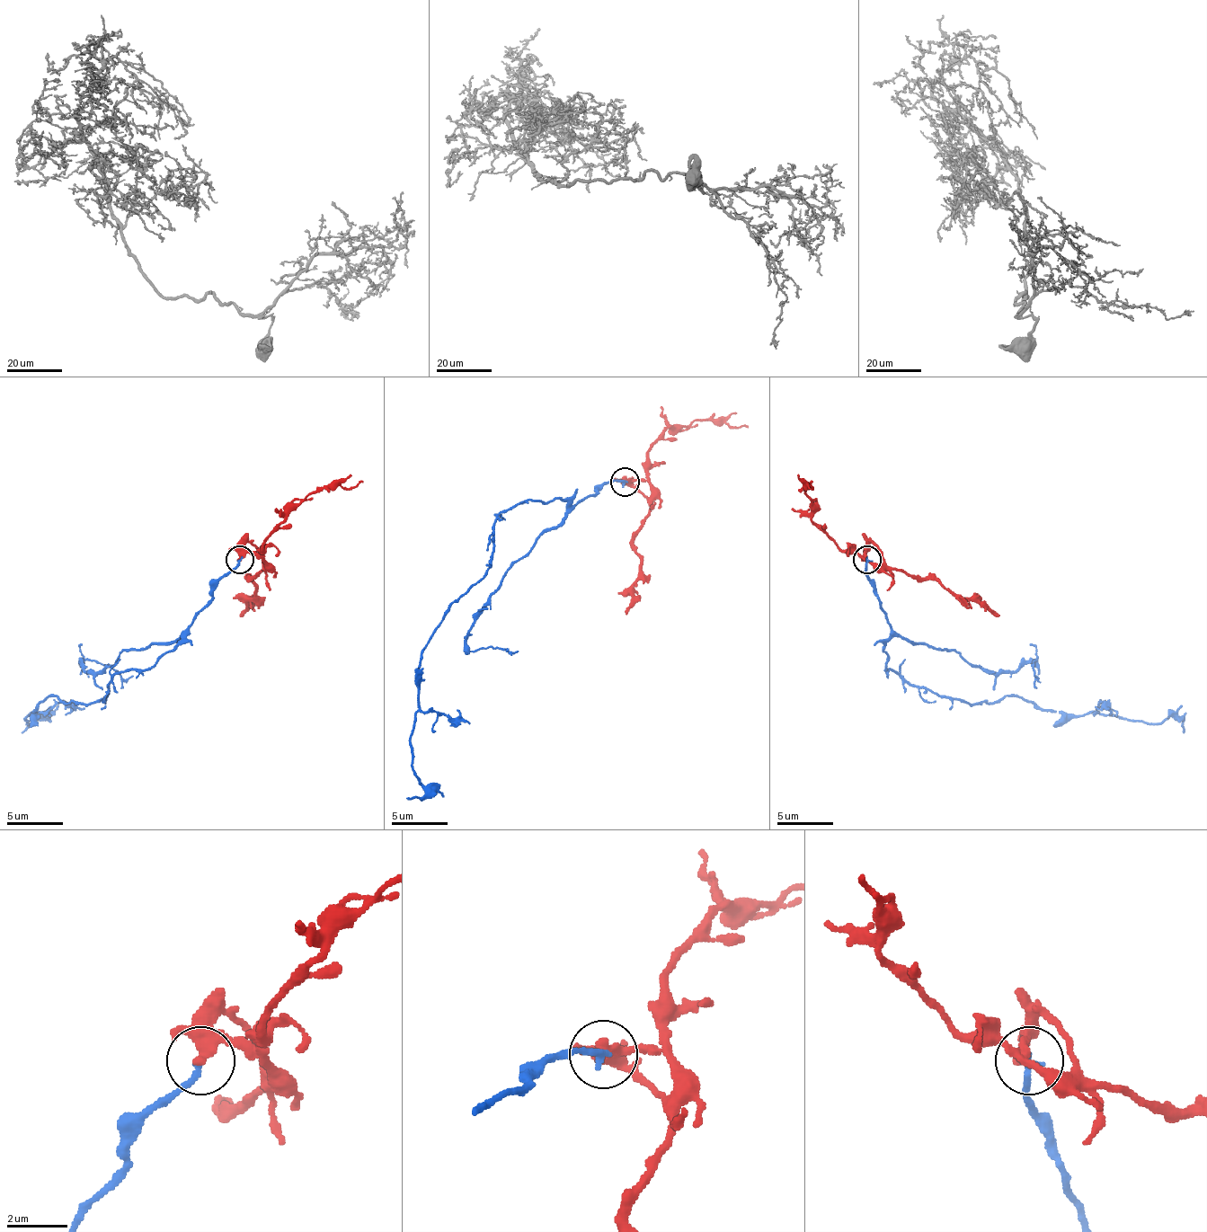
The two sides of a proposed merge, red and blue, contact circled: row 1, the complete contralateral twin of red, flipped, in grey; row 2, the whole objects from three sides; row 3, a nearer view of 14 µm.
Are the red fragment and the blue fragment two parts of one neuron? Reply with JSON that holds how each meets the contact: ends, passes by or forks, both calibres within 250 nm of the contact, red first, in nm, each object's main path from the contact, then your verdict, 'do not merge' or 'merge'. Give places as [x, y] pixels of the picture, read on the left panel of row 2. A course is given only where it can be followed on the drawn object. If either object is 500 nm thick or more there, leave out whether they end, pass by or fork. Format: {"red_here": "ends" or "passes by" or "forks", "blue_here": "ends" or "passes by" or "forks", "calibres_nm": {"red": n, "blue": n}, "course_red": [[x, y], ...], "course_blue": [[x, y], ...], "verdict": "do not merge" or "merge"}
{"red_here": "forks", "blue_here": "ends", "calibres_nm": {"red": 260, "blue": 240}, "course_red": [[240, 559], [249, 553], [260, 556], [260, 547], [305, 500], [319, 491], [355, 489], [363, 480]], "course_blue": [[240, 559], [151, 668], [119, 670], [103, 698], [75, 704], [49, 695], [22, 732]], "verdict": "do not merge"}

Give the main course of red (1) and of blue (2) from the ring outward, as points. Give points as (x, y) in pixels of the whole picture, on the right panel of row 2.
1: (865, 559), (865, 553), (862, 556), (839, 547), (812, 519), (812, 500), (806, 491), (812, 489), (812, 480)
2: (867, 559), (890, 623), (887, 670), (982, 704), (1016, 695), (1075, 715), (1158, 724), (1173, 715), (1184, 732)

